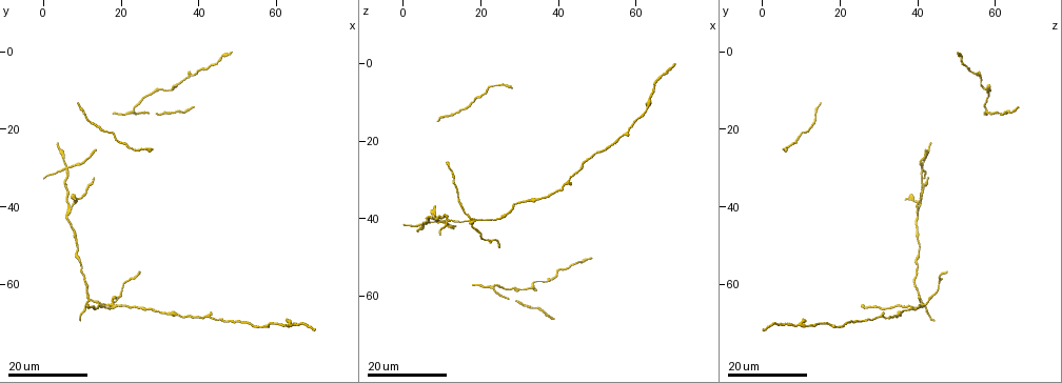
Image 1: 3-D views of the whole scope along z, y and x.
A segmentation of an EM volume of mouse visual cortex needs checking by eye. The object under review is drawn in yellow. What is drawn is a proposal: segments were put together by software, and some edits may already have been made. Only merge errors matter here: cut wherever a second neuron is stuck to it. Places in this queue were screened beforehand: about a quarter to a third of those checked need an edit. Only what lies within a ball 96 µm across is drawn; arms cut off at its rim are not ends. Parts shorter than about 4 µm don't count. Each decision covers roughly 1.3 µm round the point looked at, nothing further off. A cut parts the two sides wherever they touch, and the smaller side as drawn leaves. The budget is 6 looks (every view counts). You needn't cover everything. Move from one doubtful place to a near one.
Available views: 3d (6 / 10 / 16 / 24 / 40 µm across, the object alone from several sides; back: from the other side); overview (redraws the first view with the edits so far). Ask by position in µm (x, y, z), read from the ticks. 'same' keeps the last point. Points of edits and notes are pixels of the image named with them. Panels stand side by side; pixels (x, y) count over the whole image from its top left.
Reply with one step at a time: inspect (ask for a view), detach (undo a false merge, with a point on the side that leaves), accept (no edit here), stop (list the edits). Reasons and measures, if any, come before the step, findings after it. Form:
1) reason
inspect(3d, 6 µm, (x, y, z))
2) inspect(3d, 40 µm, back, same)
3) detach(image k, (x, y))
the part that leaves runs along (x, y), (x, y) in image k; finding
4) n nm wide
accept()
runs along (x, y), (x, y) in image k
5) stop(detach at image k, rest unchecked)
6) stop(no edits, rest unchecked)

a fork
inspect(3d, 24 µm, (12.0, 64.5, 41.0))

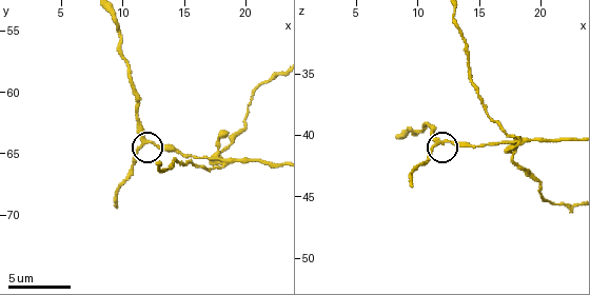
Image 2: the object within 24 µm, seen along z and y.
closer look
inspect(3d, 6 µm, (11.8, 64.0, 40.6))

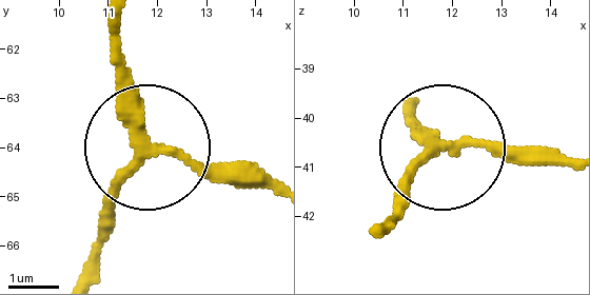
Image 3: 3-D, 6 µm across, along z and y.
side arm 7 µm
accept()
runs along (113, 27), (145, 153), (100, 224) in image 3; all the same neuron

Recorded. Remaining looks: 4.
a fork
inspect(3d, 10 µm, (18.2, 65.8, 40.4))

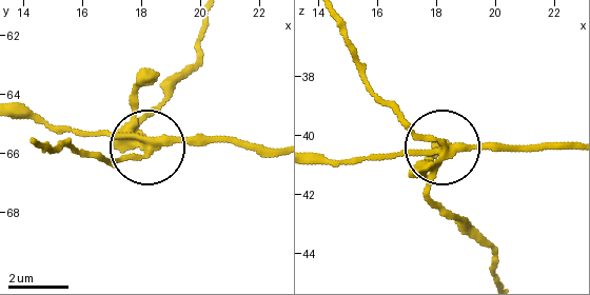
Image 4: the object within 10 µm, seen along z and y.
230 nm wide
detach(image 4, (114, 163))
the part that leaves runs along (146, 143), (131, 158), (40, 145) in image 4; two neurons meet here

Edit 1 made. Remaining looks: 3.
calibre changes
inspect(3d, 16 µm, (34.5, 67.5, 35.5))

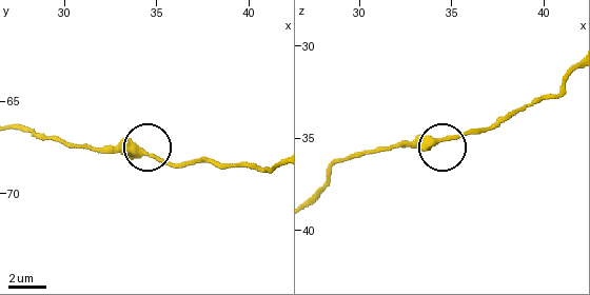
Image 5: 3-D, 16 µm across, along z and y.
closer look
inspect(3d, 10 µm, (34.1, 67.8, 35.1))

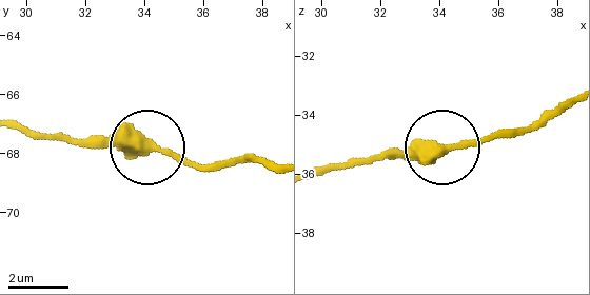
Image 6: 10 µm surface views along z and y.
accept()
runs along (312, 175), (522, 135) in image 6; one neuron here

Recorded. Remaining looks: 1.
stop(detach at image 4, rest unchecked)

